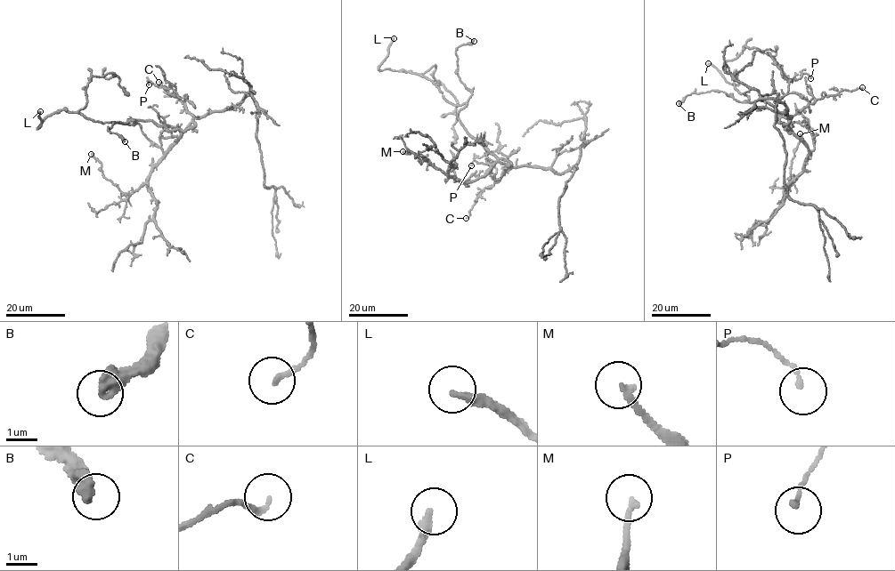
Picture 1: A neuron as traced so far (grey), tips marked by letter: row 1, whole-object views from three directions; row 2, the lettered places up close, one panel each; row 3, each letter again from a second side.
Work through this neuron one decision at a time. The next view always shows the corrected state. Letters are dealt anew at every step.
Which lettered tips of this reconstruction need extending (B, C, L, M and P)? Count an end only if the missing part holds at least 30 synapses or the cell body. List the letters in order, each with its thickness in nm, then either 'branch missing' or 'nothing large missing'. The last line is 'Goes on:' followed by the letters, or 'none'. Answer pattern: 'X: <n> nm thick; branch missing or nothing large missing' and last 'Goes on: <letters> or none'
B: 480 nm thick; nothing large missing
C: 150 nm thick; nothing large missing
L: 240 nm thick; branch missing
M: 180 nm thick; nothing large missing
P: 140 nm thick; nothing large missing
Goes on: L

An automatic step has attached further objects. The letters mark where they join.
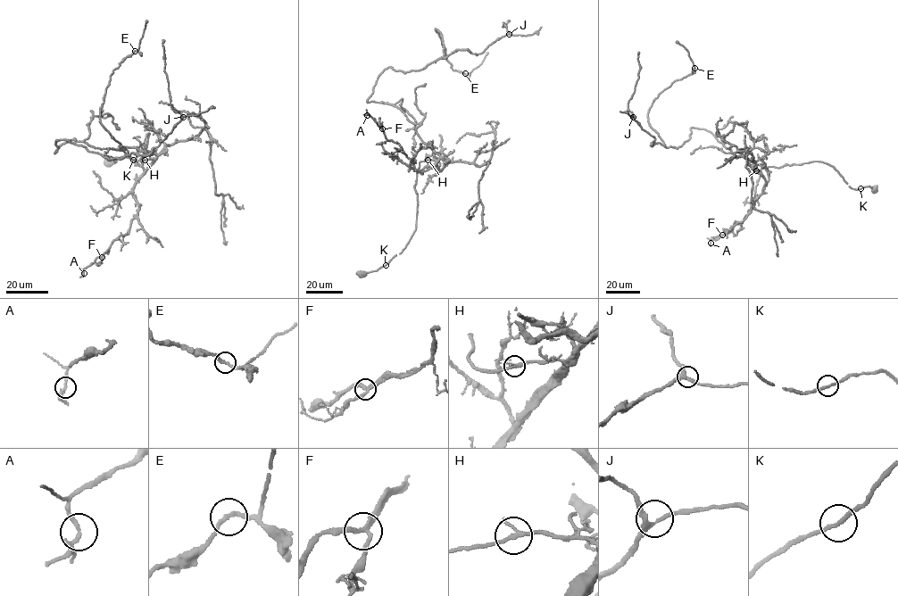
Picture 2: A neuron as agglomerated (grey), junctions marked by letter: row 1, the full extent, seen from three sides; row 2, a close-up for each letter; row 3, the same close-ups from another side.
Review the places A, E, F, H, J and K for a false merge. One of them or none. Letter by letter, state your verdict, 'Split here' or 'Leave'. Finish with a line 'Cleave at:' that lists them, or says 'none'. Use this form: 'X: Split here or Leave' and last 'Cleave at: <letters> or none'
A: Leave
E: Leave
F: Leave
H: Leave
J: Leave
K: Leave
Cleave at: none

